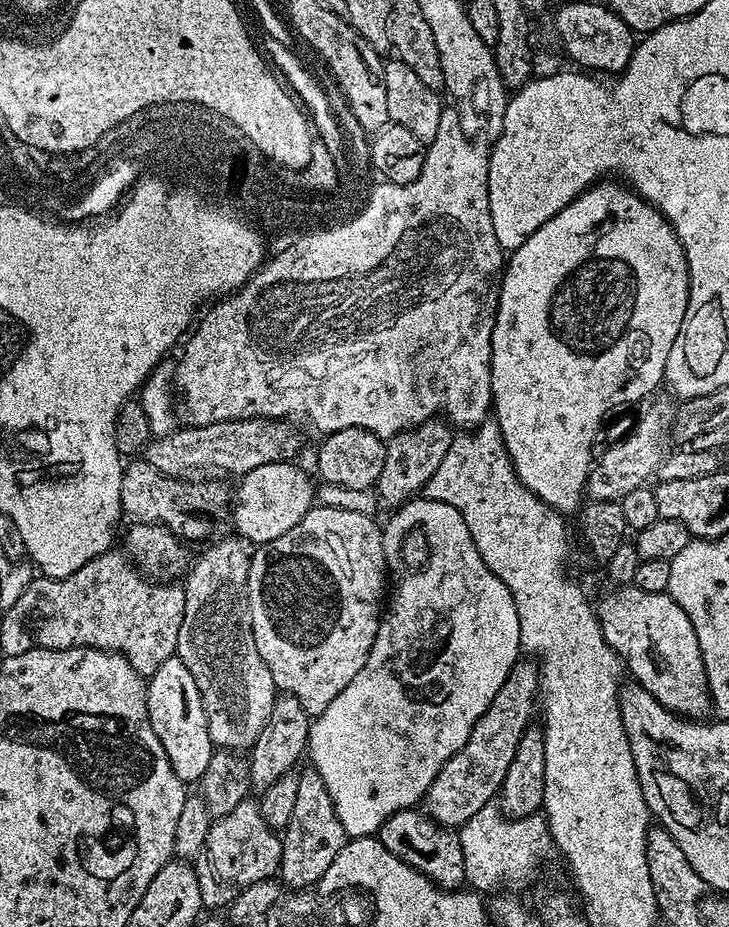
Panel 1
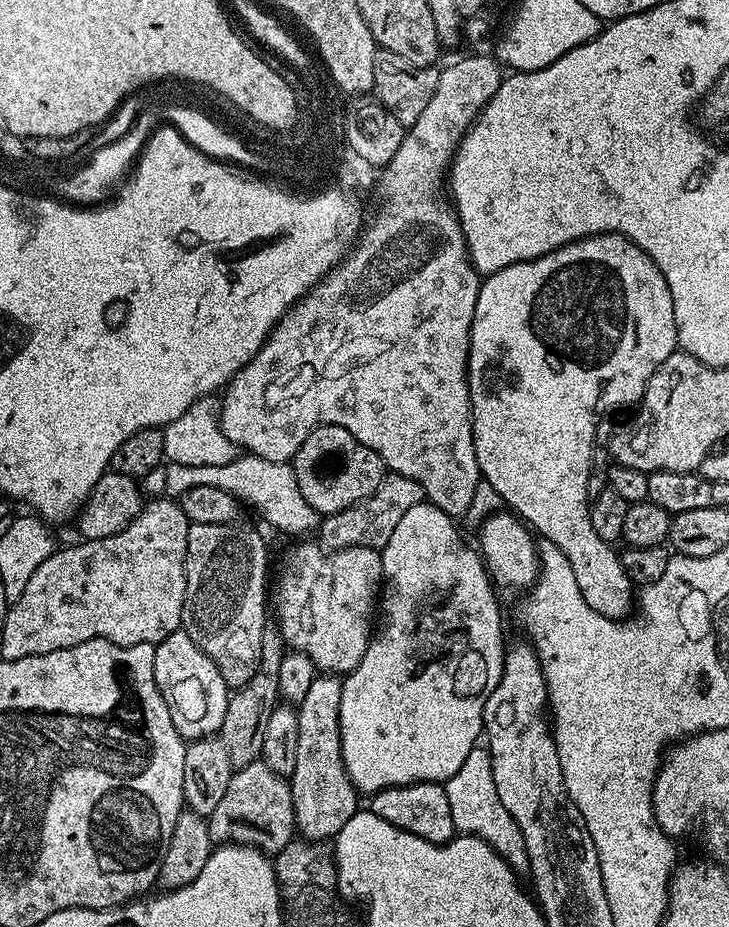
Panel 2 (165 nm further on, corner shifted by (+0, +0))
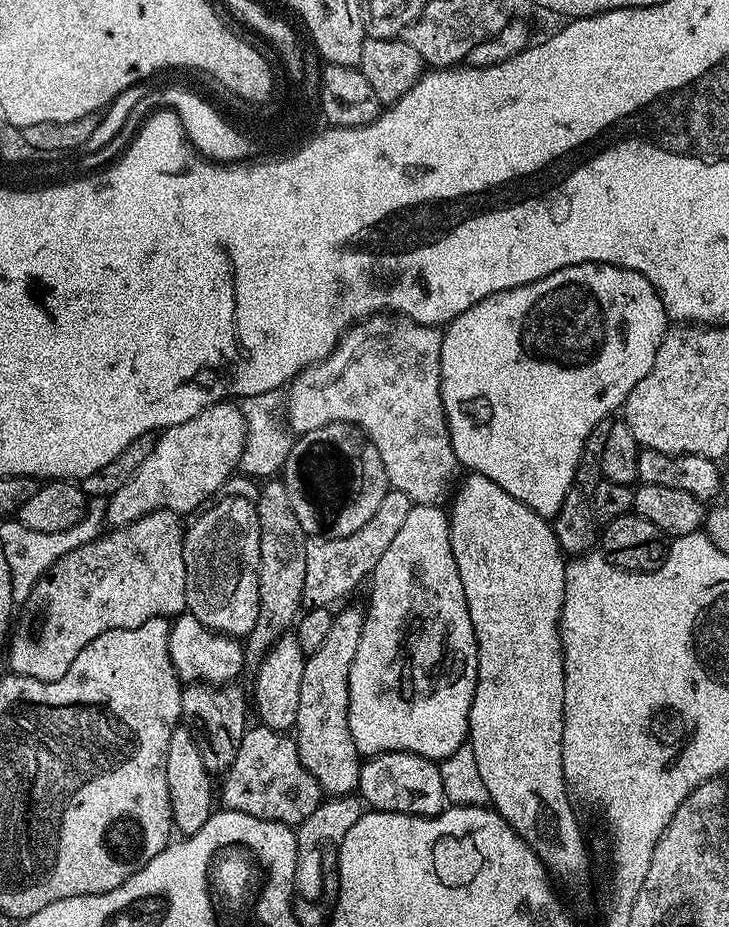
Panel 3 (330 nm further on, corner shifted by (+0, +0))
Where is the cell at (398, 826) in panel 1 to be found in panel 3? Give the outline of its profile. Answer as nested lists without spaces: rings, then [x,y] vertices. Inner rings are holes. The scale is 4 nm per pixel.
[[[383,752],[367,757],[360,765],[358,795],[369,809],[407,816],[437,816],[448,804],[439,763],[409,752]]]

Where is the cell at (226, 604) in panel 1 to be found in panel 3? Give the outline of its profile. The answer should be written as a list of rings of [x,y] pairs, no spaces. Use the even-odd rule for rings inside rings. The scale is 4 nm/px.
[[[228,496],[219,500],[205,507],[184,533],[187,611],[223,636],[247,638],[258,622],[260,523],[251,499]]]

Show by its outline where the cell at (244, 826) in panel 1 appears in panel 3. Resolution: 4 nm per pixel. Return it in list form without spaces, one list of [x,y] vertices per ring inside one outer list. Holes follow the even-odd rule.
[[[263,726],[249,727],[238,746],[238,754],[234,754],[234,762],[228,767],[223,777],[224,789],[219,789],[218,796],[224,799],[223,807],[230,812],[250,814],[254,818],[273,820],[279,824],[299,826],[322,802],[322,793],[318,782],[302,766],[302,758],[298,754],[298,746],[291,735],[275,732]]]

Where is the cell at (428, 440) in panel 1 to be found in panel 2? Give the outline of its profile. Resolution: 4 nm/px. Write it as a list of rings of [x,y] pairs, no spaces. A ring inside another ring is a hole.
[[[388,472],[382,478],[378,490],[374,490],[374,494],[370,494],[365,500],[359,500],[357,504],[350,506],[346,510],[335,512],[333,516],[326,516],[321,519],[318,529],[318,543],[325,550],[335,550],[337,548],[374,548],[383,550],[386,542],[390,542],[390,534],[394,534],[395,528],[398,527],[398,522],[414,506],[418,506],[424,501],[422,486],[418,486],[418,482],[414,482],[414,478],[406,478],[397,472]]]

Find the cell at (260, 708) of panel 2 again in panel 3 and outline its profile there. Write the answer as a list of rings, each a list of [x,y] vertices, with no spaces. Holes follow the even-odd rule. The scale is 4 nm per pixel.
[[[268,478],[261,484],[264,485],[260,488],[260,497],[255,497],[254,500],[260,523],[258,622],[244,644],[244,662],[252,670],[259,668],[260,663],[264,660],[264,655],[272,648],[272,644],[295,625],[302,611],[304,587],[306,586],[306,542],[309,537],[302,530],[302,522],[298,522],[298,514],[294,514],[294,506],[290,506],[290,494],[286,494],[283,479]]]

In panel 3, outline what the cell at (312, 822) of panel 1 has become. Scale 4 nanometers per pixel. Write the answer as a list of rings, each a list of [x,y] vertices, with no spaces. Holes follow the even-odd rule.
[[[344,608],[337,611],[326,633],[326,642],[318,650],[307,653],[302,670],[302,691],[298,701],[298,718],[294,739],[302,766],[315,778],[321,793],[329,797],[351,796],[360,787],[362,757],[350,738],[350,666],[358,654],[358,641],[362,639],[365,609]]]

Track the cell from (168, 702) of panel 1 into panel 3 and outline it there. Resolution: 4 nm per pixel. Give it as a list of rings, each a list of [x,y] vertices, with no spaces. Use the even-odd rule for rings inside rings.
[[[181,614],[171,621],[168,630],[168,653],[174,662],[174,670],[181,681],[199,682],[201,684],[211,684],[219,686],[237,679],[236,675],[240,671],[245,671],[244,644],[235,636],[223,636],[221,632],[216,632],[212,628],[207,628],[198,618],[191,614]]]

